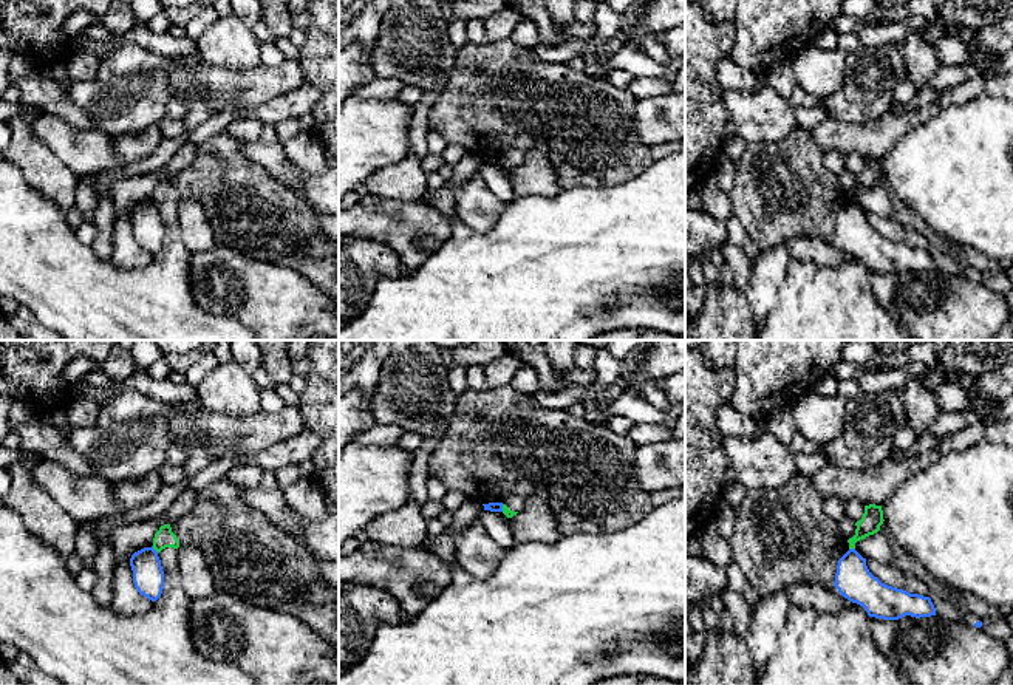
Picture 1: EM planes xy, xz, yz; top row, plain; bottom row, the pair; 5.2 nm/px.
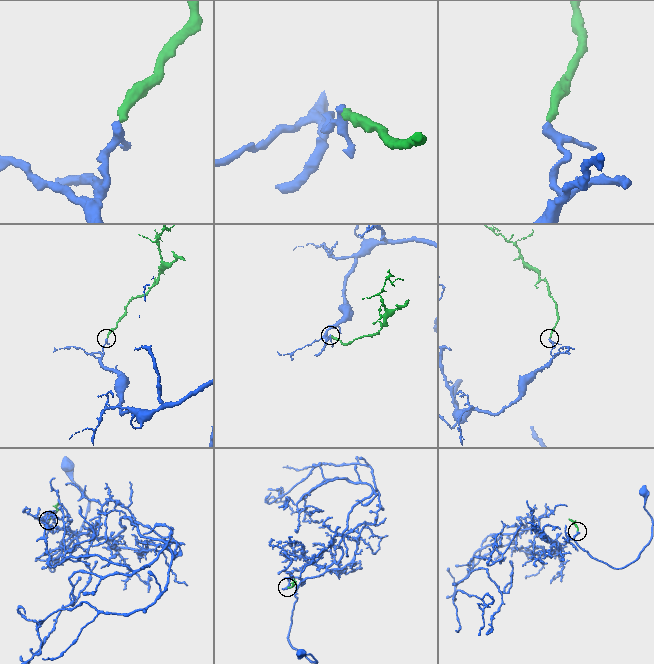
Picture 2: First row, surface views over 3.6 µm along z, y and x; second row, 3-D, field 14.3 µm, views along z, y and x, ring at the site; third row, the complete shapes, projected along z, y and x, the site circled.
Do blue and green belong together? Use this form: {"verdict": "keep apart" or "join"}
{"verdict": "keep apart"}

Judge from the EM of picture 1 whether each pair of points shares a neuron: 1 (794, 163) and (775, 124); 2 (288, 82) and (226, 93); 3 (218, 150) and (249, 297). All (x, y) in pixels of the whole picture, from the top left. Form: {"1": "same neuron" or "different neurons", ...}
{"1": "different neurons", "2": "same neuron", "3": "different neurons"}

